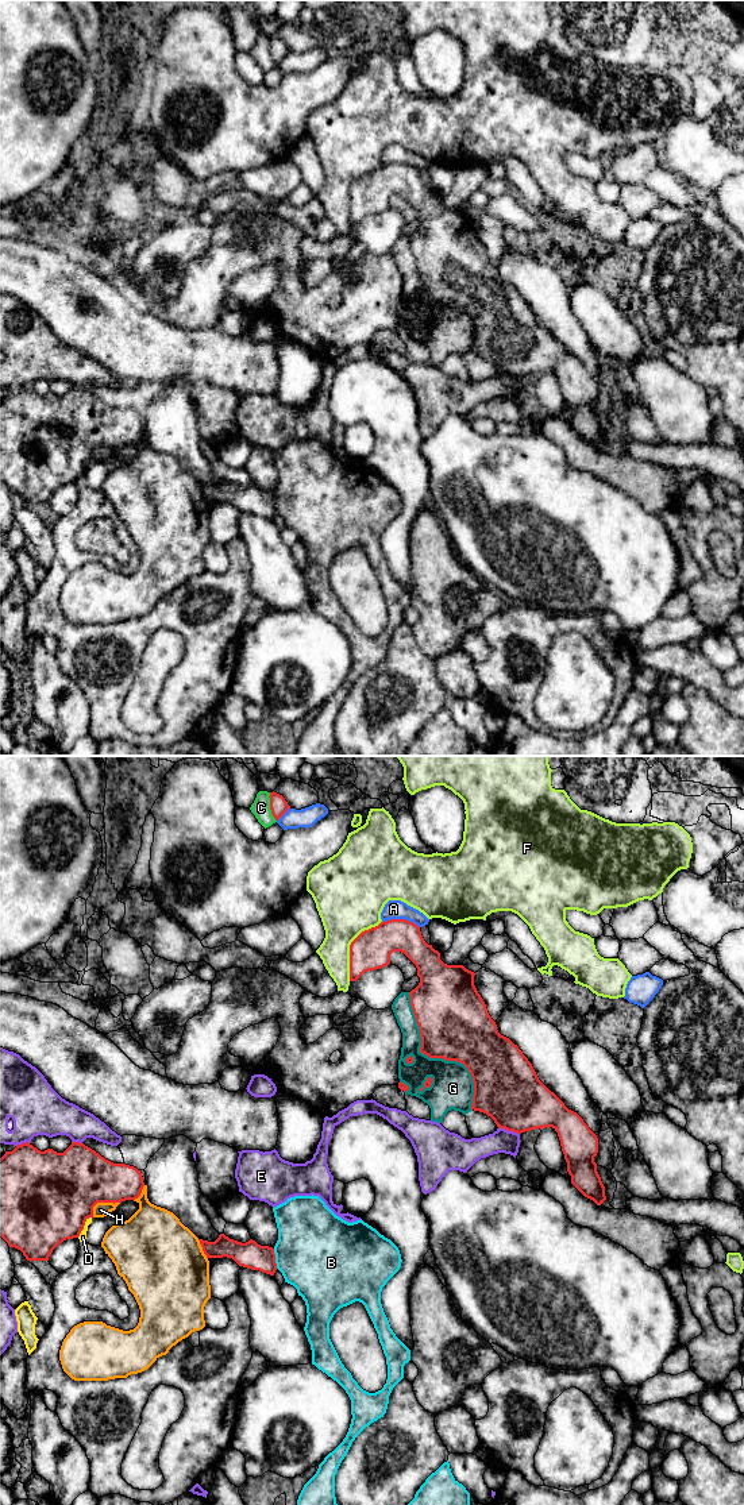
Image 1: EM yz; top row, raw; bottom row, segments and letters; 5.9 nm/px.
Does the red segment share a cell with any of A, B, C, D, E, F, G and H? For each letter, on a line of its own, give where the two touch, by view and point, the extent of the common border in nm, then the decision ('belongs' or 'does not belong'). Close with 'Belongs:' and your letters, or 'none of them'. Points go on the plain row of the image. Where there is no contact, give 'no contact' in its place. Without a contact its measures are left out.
A: yz (401, 163) | 220 nm | does not belong
B: yz (274, 502) | 120 nm | does not belong
C: yz (270, 51) | 180 nm | does not belong
D: yz (83, 471) | 150 nm | does not belong
E: yz (509, 374) | 140 nm | does not belong
F: yz (350, 190) | 400 nm | does not belong
G: yz (435, 301) | 800 nm | belongs
H: yz (101, 446) | 190 nm | does not belong
Belongs: G

